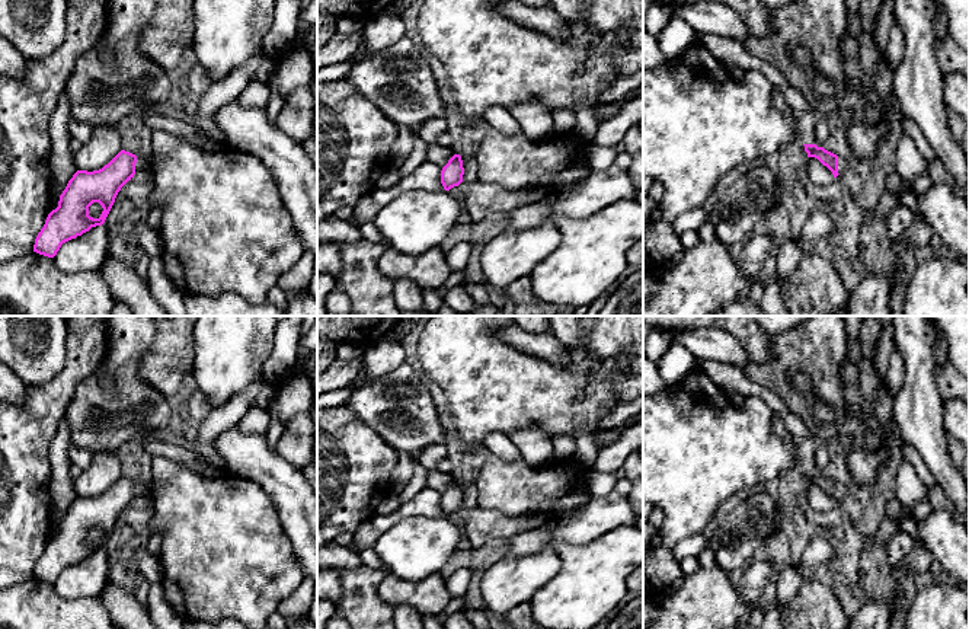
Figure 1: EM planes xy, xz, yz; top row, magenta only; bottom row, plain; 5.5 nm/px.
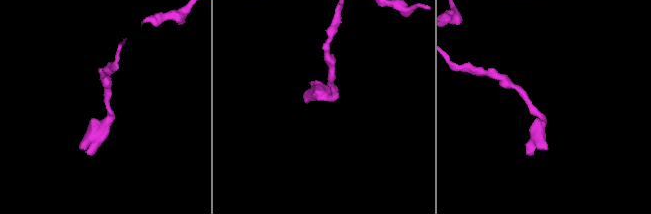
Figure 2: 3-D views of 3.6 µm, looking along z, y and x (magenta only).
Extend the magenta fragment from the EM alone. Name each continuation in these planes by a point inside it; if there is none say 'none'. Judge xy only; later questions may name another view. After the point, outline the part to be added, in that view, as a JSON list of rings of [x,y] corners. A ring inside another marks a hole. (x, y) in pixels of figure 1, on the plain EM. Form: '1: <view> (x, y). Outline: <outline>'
1: xy (141, 489). Outline: [[[151,479],[148,483],[138,483],[137,482],[137,489],[135,489],[135,498],[145,497],[147,494],[153,494],[153,482]]]

